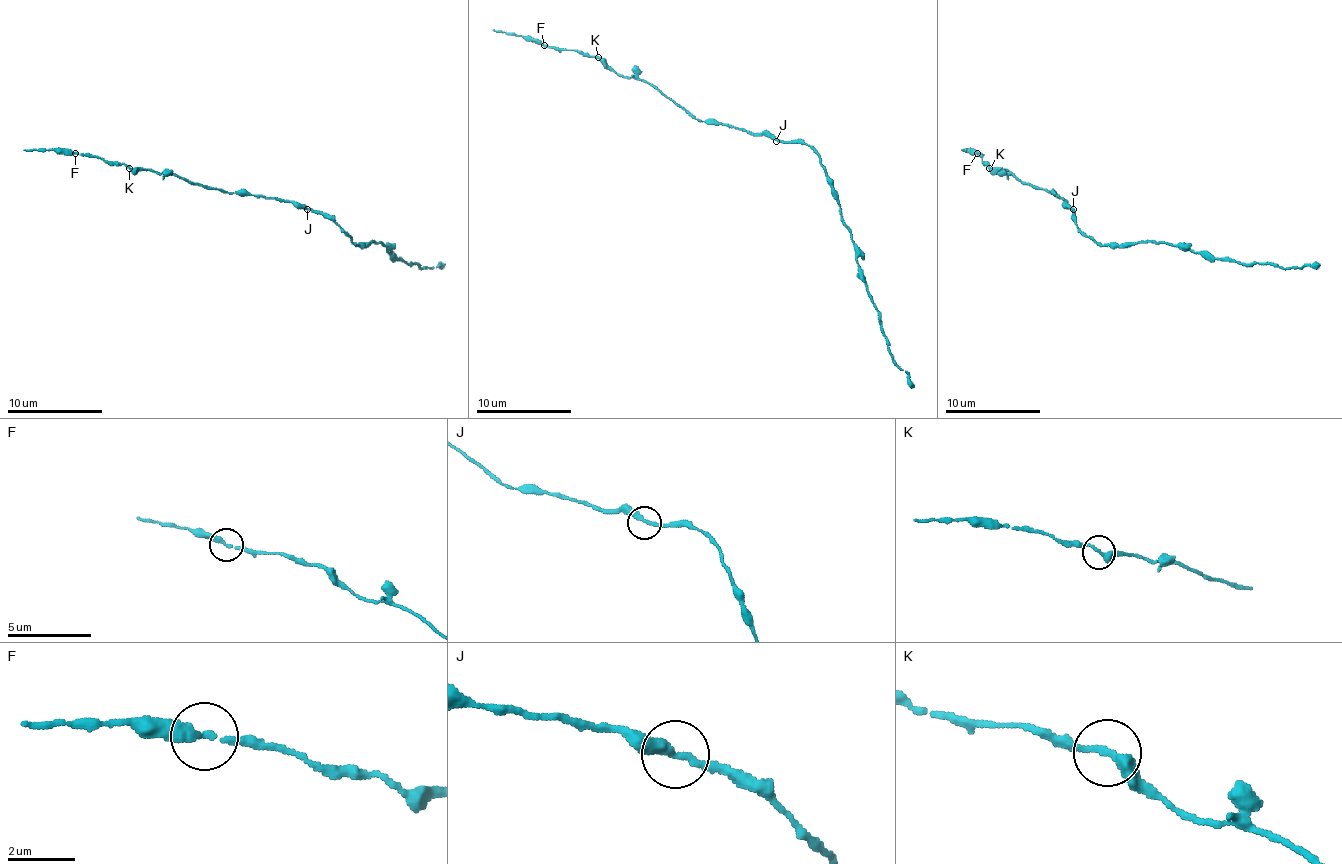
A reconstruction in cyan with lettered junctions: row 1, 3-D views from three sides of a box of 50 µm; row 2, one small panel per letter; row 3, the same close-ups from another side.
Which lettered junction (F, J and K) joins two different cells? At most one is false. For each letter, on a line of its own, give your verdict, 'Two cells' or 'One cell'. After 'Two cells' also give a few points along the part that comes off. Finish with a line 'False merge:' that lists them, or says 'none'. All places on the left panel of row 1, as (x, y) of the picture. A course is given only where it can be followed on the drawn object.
F: One cell
J: One cell
K: One cell
False merge: none

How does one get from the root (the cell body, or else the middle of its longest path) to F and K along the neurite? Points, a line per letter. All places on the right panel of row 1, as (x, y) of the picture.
F: (1070, 206), (1054, 192), (1037, 189), (1006, 170), (994, 170), (978, 154)
K: (1070, 206), (1054, 192), (1037, 189), (1006, 170), (989, 168)

